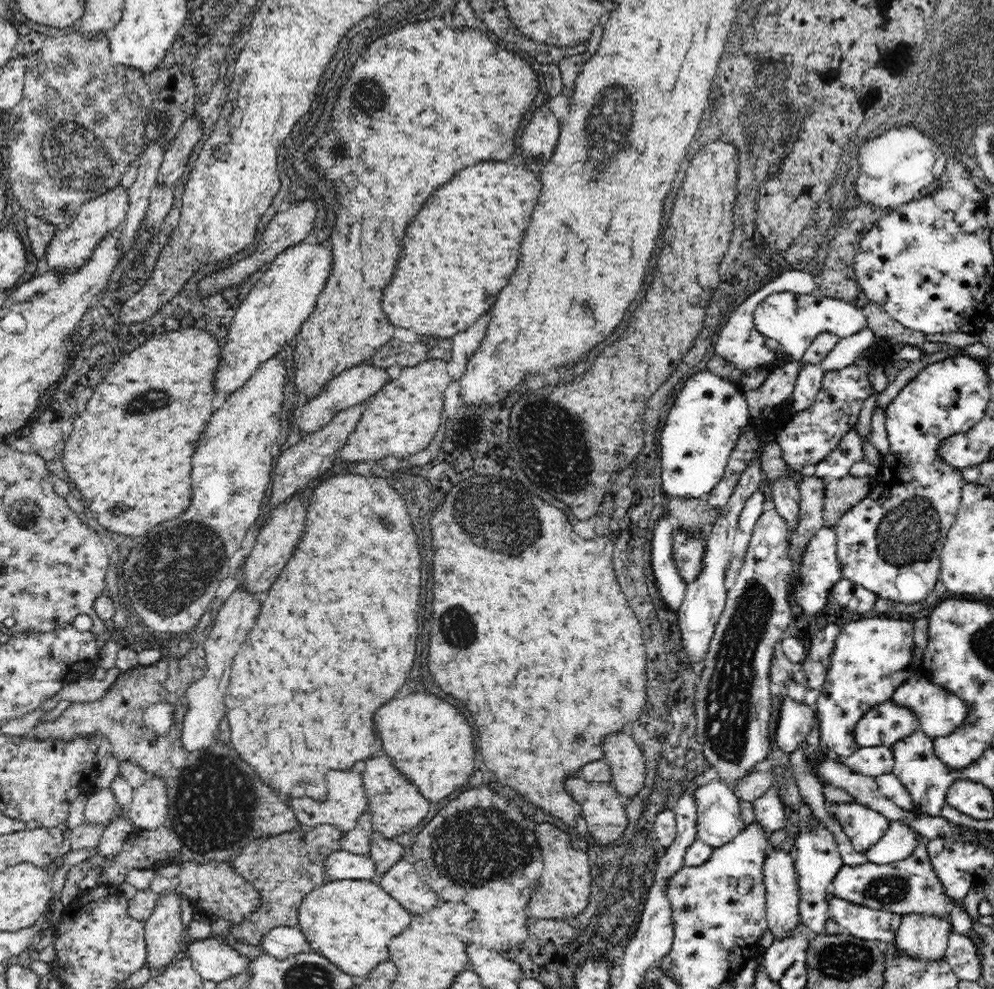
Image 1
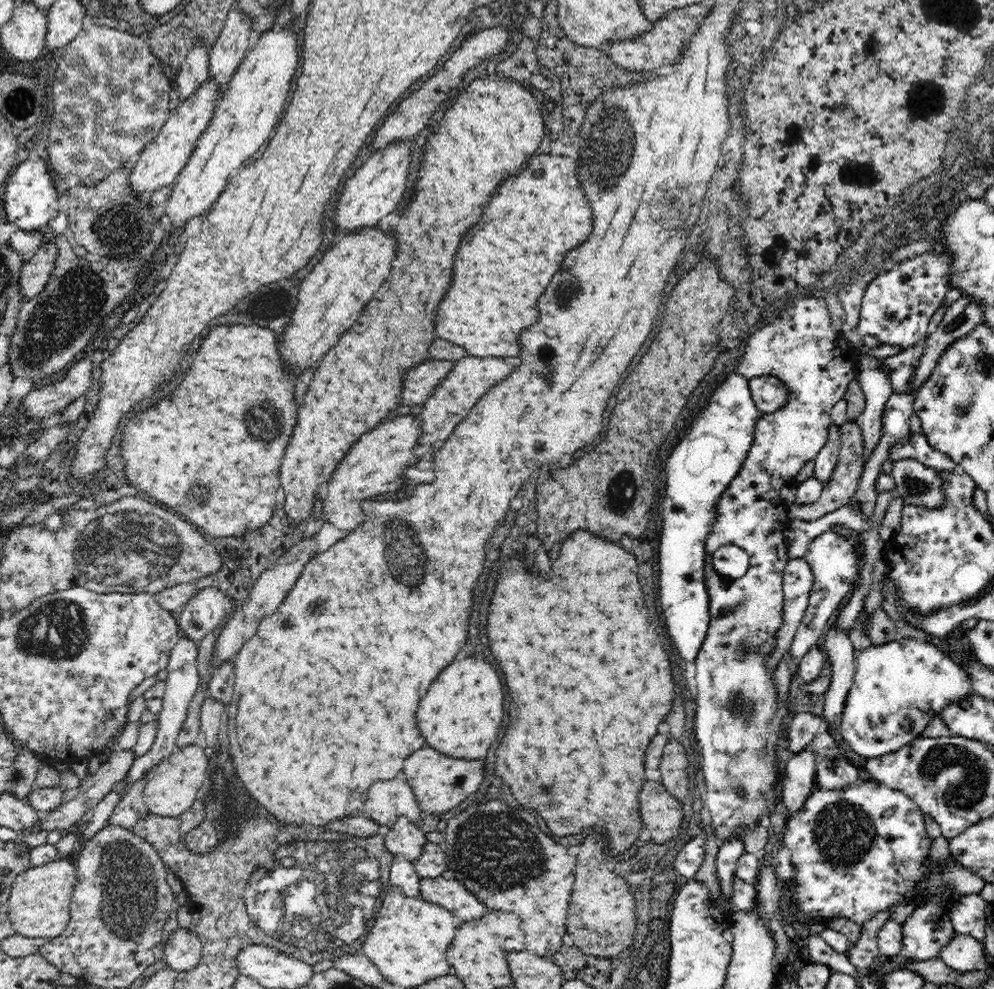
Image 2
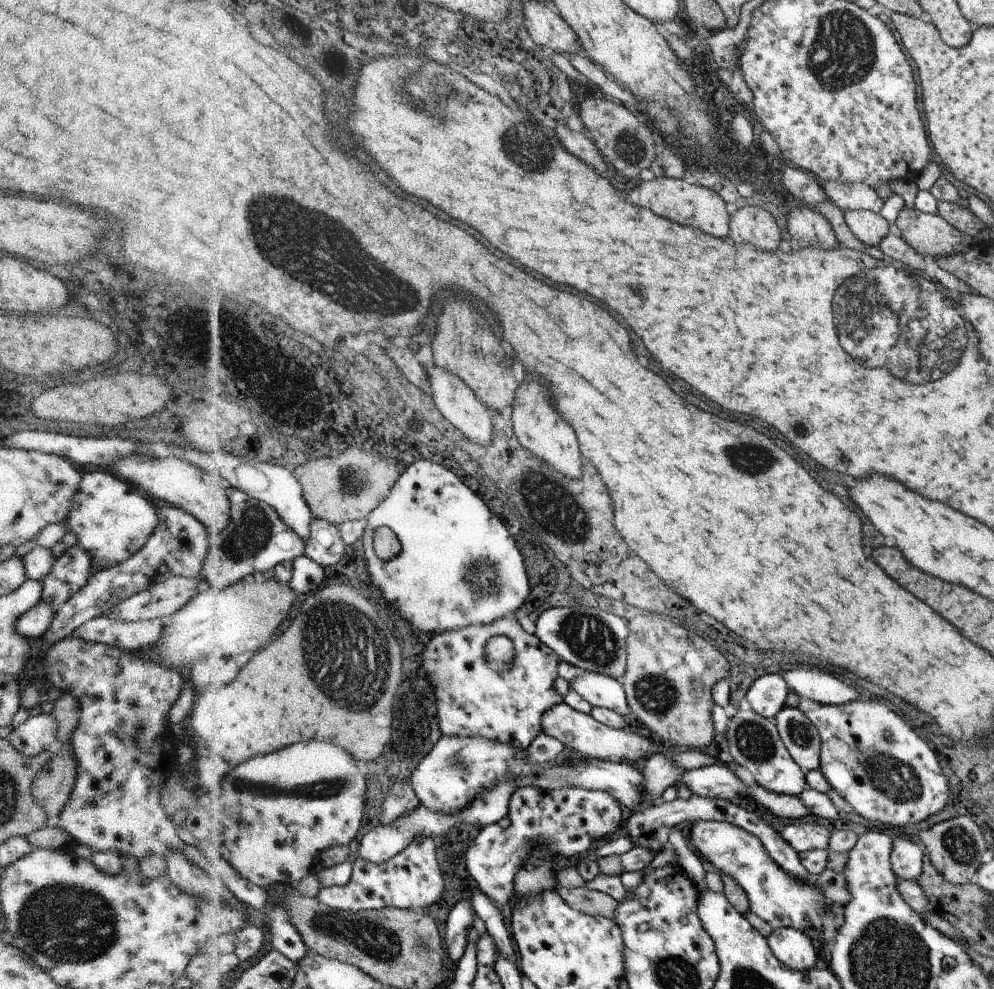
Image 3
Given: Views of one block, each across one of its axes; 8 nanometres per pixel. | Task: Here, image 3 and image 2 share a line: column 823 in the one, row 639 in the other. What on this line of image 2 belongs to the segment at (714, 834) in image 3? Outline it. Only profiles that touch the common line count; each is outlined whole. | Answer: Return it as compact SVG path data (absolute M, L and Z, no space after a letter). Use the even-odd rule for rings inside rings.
M900 637L893 642L870 645L864 650L855 650L855 673L853 691L850 692L844 706L839 732L850 748L860 756L873 759L896 752L902 746L910 744L922 736L926 726L942 712L950 701L959 701L973 688L961 665L952 661L946 652L934 643L914 640L912 637Z

